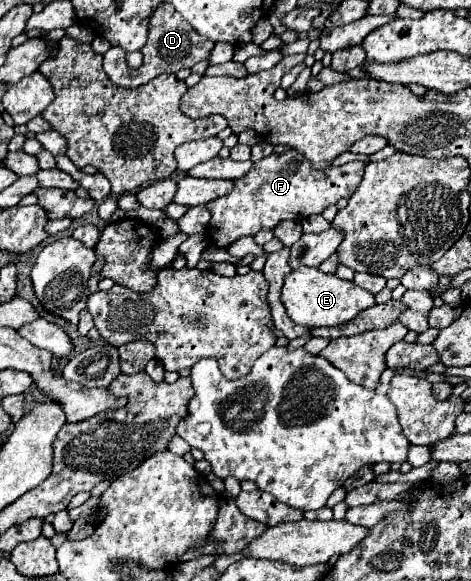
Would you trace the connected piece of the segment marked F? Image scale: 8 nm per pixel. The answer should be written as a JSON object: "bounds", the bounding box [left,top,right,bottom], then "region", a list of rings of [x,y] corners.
{"bounds":[206,149,362,249],"region":[[[292,149],[280,155],[272,153],[254,163],[246,177],[236,179],[236,189],[230,195],[206,203],[208,211],[212,213],[206,237],[212,245],[228,249],[234,241],[242,237],[254,237],[262,229],[274,229],[284,219],[302,221],[310,215],[318,215],[326,207],[336,205],[338,199],[348,199],[358,189],[362,175],[362,161],[346,163],[342,167],[328,167],[320,173],[312,173],[312,169],[308,169],[308,161],[300,153]]]}

